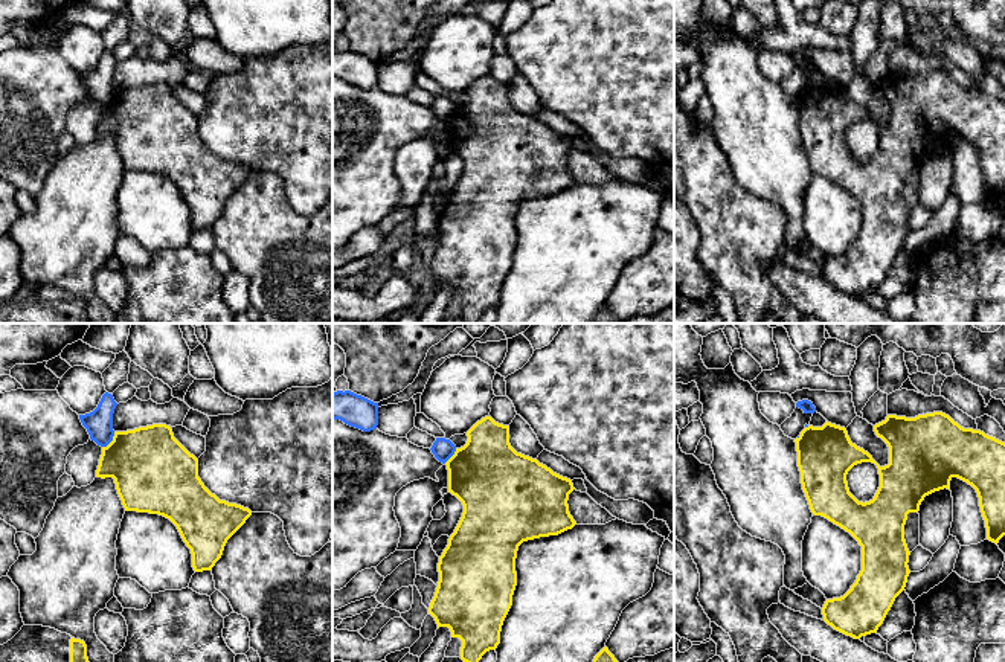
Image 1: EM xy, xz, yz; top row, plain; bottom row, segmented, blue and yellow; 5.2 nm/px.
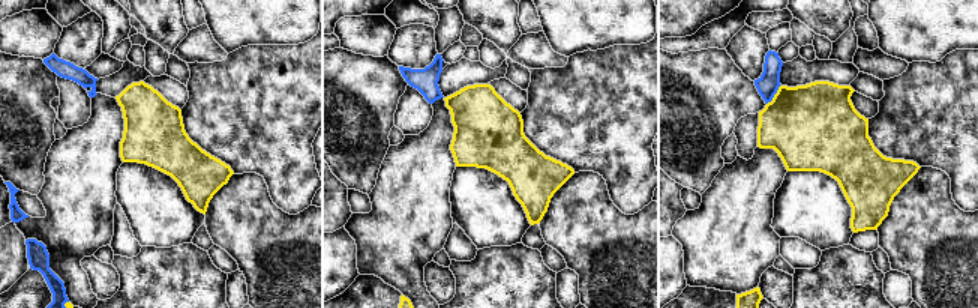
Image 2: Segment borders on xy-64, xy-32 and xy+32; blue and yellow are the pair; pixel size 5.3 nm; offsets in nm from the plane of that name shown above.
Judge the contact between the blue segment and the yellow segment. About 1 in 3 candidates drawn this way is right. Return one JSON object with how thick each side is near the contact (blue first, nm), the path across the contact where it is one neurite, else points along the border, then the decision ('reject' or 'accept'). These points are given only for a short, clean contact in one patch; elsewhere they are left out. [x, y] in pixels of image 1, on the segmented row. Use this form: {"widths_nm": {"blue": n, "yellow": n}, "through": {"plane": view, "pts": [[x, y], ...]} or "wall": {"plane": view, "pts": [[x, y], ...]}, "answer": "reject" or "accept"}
{"widths_nm": {"blue": 140, "yellow": 400}, "answer": "reject"}

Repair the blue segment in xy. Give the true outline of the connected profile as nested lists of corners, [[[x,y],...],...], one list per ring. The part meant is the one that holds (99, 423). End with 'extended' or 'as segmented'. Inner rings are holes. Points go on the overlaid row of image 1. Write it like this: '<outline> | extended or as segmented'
[[[105,392],[98,407],[85,415],[79,415],[82,426],[87,429],[90,439],[101,447],[107,447],[114,436],[113,413],[117,403],[113,395]]] | as segmented

